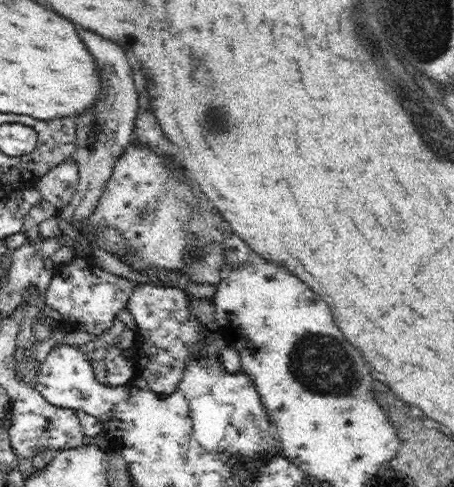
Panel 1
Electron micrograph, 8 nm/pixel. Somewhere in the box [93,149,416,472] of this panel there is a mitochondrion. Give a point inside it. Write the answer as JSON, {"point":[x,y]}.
{"point":[320,362]}

